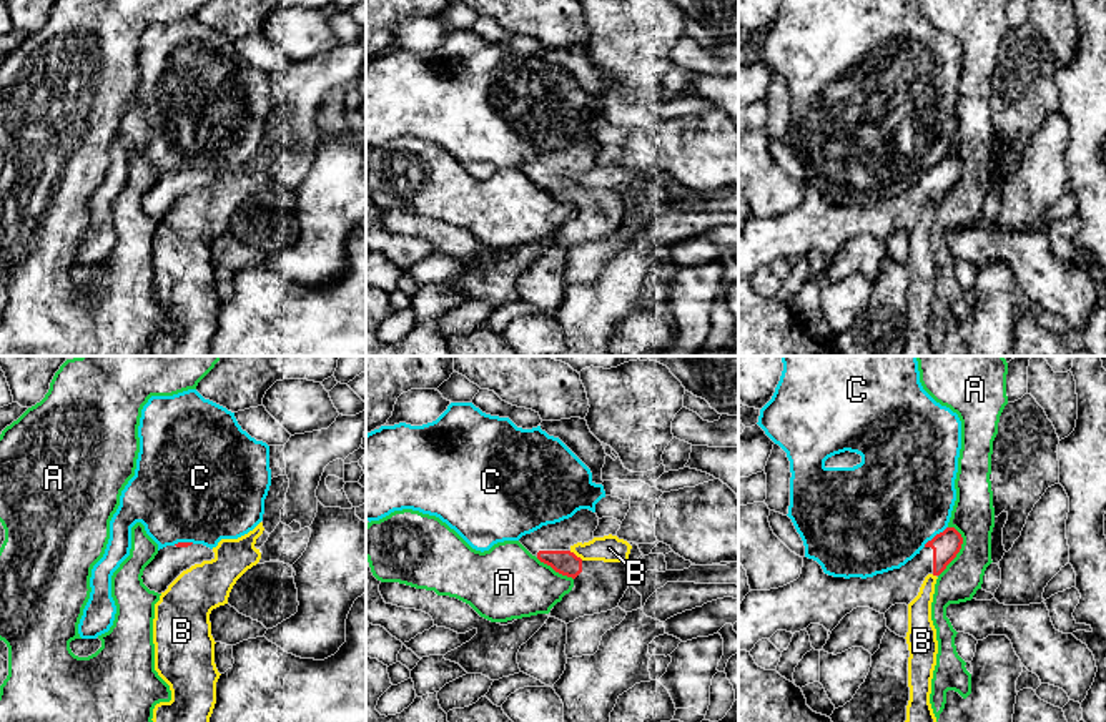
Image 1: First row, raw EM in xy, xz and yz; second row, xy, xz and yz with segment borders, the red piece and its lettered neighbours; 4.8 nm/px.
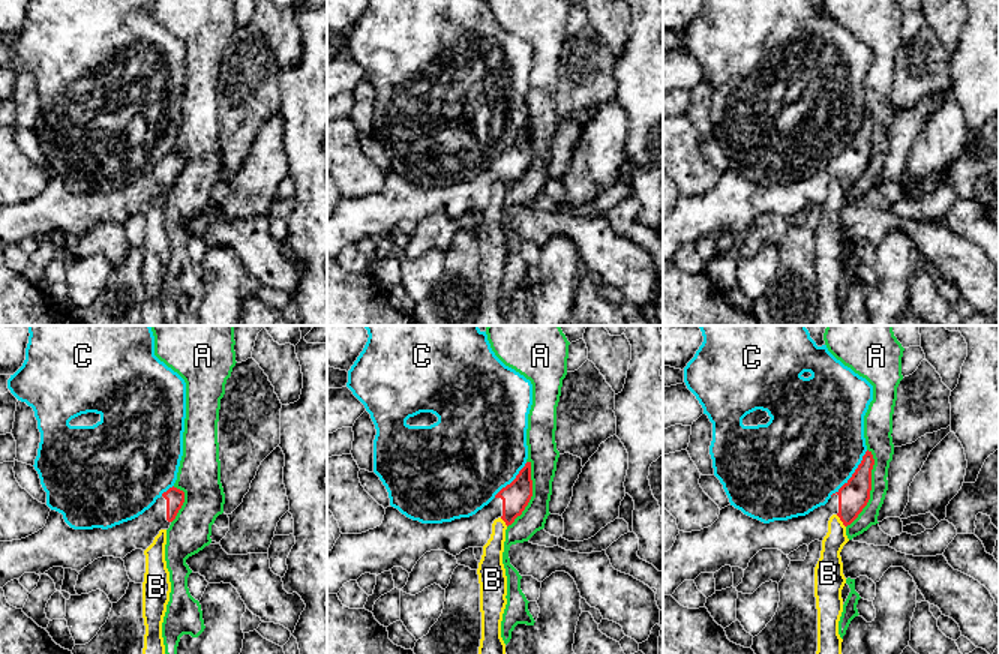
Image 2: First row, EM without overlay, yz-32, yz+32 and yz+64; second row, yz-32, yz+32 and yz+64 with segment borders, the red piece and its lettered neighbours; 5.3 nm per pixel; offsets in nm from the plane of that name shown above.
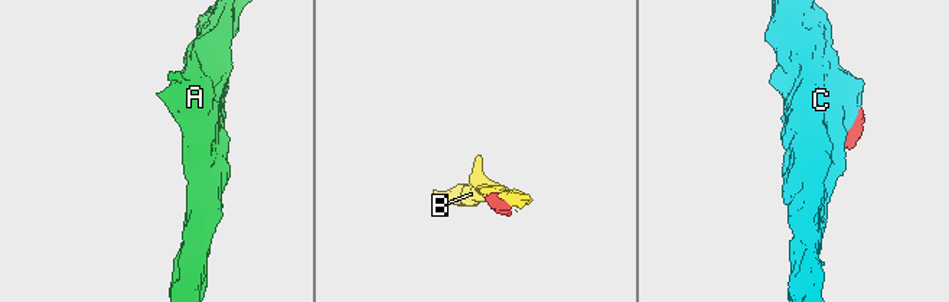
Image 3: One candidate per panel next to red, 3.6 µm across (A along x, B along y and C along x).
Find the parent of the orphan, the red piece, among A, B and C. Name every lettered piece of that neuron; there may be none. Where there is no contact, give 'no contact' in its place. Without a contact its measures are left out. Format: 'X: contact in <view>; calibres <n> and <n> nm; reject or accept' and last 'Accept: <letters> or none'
A: contact in yz; calibres 140 and 200 nm; reject
B: contact in xz; calibres 120 and 130 nm; reject
C: contact in yz; calibres 140 and 500 nm; reject
Accept: none

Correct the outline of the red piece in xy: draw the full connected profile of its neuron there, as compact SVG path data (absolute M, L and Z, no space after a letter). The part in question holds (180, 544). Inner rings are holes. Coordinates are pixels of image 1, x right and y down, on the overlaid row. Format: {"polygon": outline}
{"polygon": "M178 542L160 549L145 567L141 579L150 591L161 594L183 571L211 559L215 559L213 549L203 544Z"}

